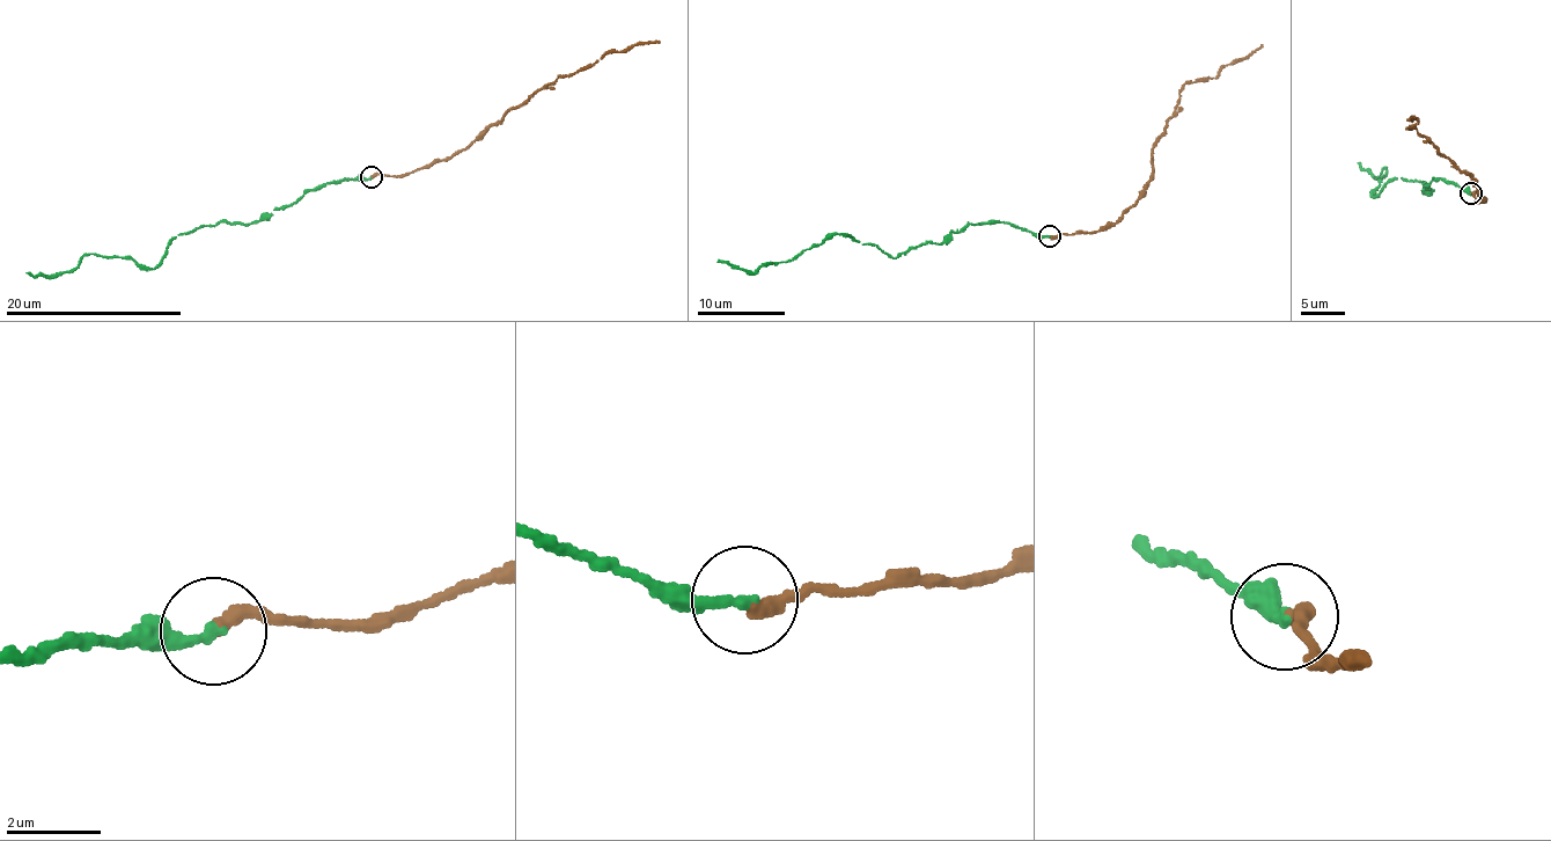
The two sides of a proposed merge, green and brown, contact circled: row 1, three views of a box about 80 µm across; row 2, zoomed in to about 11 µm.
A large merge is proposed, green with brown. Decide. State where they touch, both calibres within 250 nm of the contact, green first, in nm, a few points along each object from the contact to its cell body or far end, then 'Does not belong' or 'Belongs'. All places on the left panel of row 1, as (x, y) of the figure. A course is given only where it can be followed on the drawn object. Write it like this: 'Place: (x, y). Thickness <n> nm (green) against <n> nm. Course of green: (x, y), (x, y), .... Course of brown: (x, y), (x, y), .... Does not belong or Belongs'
Place: (372, 177). Thickness 280 nm (green) against 360 nm. Course of green: (372, 176), (307, 189), (254, 222), (204, 225), (174, 238), (156, 268), (96, 253), (51, 277), (26, 273). Course of brown: (372, 176), (409, 174), (443, 160), (568, 73), (586, 70), (616, 51), (660, 42). Belongs

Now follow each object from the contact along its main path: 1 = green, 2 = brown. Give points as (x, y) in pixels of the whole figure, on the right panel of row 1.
1: (1471, 192), (1396, 178), (1373, 197), (1387, 169), (1359, 162)
2: (1471, 192), (1478, 203), (1486, 203), (1479, 195), (1477, 182), (1408, 126), (1412, 129), (1419, 123), (1406, 121)

